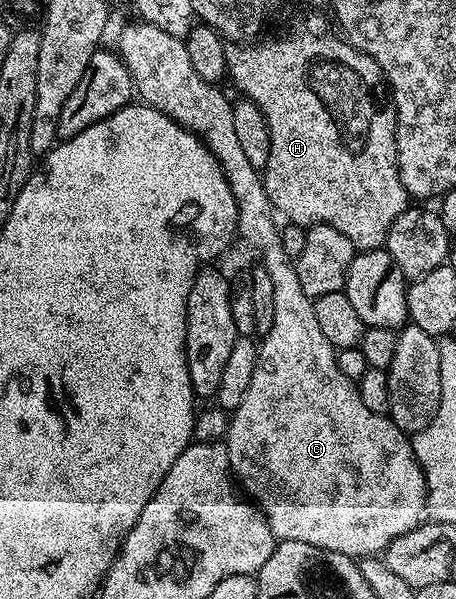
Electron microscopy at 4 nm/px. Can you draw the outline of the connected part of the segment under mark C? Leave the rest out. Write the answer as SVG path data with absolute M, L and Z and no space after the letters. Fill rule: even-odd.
M142 22L134 23L127 24L120 30L117 51L122 56L129 74L133 78L138 99L151 108L161 110L166 116L173 118L182 128L188 128L189 131L195 133L206 144L209 151L217 157L219 165L223 168L225 178L233 190L233 198L237 202L237 210L239 211L238 235L240 237L244 236L263 255L261 266L273 278L273 326L262 337L263 344L261 340L258 345L257 366L253 366L253 378L249 381L249 390L245 390L245 398L241 398L241 406L237 406L229 416L225 443L227 445L227 457L231 463L231 471L237 477L242 491L254 501L259 511L267 517L276 541L309 542L309 546L317 546L321 550L333 550L337 554L345 554L352 558L381 554L389 546L389 542L393 542L393 538L397 538L401 532L411 532L414 528L418 528L429 516L425 474L413 454L408 433L402 432L391 421L390 415L382 416L369 411L365 407L365 402L361 402L358 383L345 378L345 374L341 374L341 370L337 366L337 349L329 342L329 338L325 338L325 334L321 334L317 317L313 315L314 299L307 296L305 290L301 290L301 278L297 278L294 263L288 258L283 249L281 228L278 223L275 225L276 217L273 215L267 192L263 188L261 172L249 164L244 151L241 150L240 139L236 137L236 127L233 126L234 110L232 101L227 101L226 94L221 90L222 87L205 82L205 78L201 78L201 74L197 74L197 70L193 70L193 61L189 59L189 50L180 37L165 34L165 30L157 30L157 26L149 26Z

